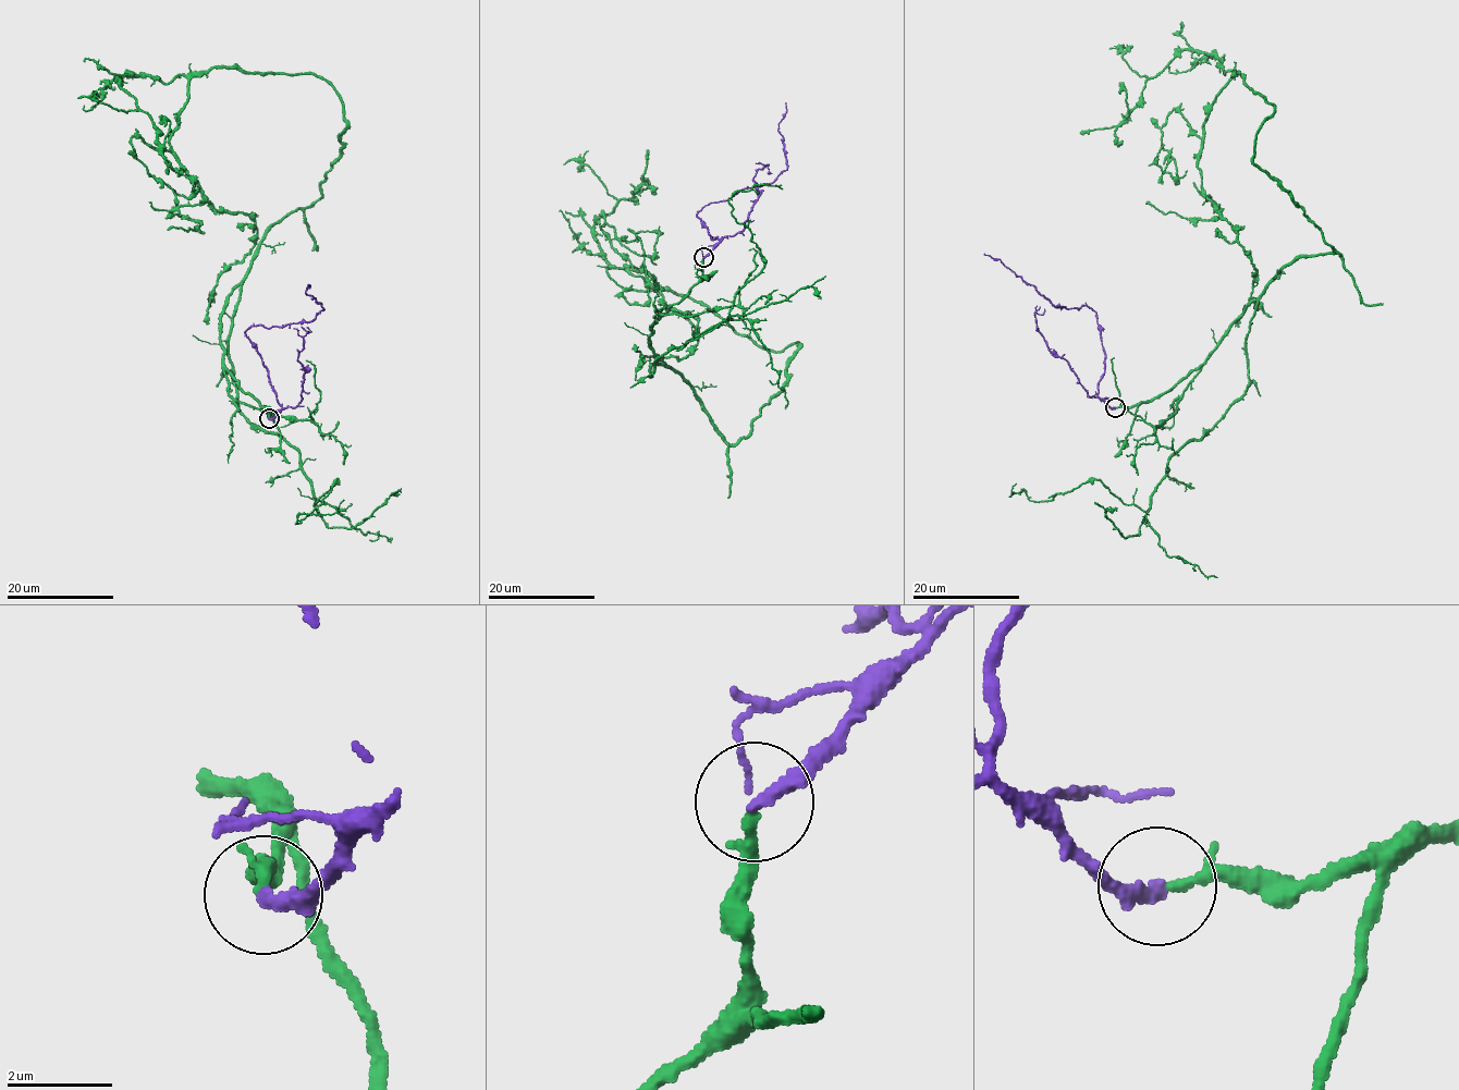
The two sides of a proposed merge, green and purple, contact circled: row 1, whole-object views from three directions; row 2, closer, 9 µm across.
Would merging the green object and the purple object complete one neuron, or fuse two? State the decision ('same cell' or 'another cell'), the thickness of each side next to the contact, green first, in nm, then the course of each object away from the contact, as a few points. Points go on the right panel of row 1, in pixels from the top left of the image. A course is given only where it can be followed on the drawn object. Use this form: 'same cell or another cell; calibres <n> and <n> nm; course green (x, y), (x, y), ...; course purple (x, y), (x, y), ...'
same cell; calibres 140 and 280 nm; course green (1116, 407), (1339, 254), (1253, 162), (1275, 106), (1239, 72), (1198, 169), (1254, 270), (1239, 327); course purple (1114, 407), (1099, 395), (1105, 353), (1094, 311), (1083, 305), (1079, 309), (1056, 307), (1003, 264), (983, 254)

